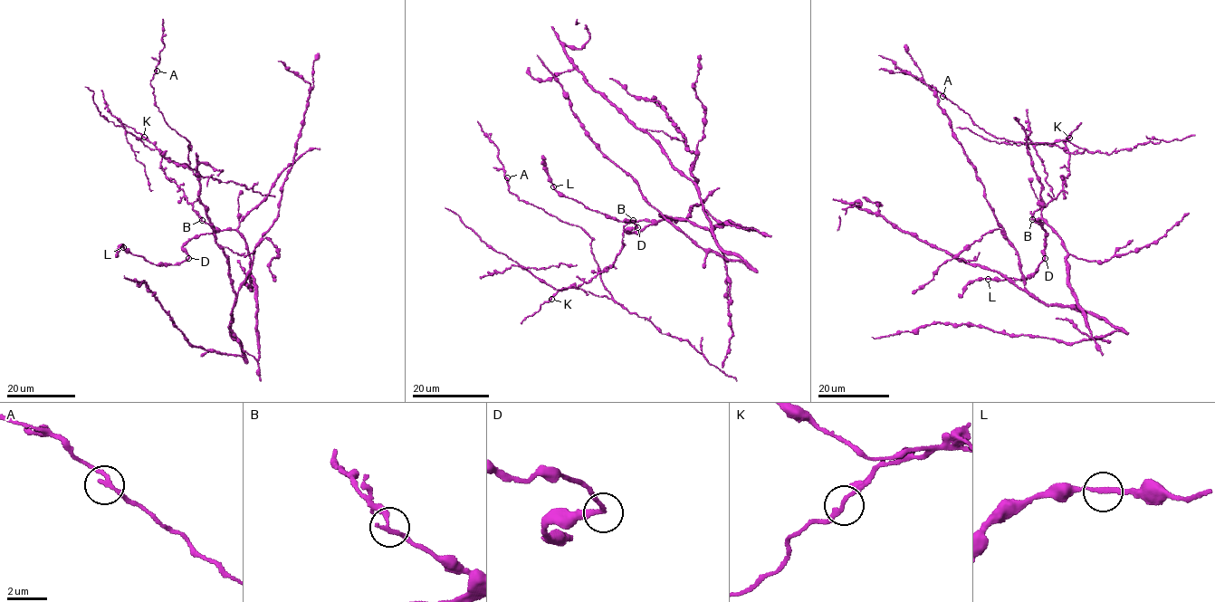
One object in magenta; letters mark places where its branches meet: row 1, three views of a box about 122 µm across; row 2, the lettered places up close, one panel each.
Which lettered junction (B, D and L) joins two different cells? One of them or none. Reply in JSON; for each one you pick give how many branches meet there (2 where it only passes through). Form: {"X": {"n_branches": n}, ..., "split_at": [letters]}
{"B": {"n_branches": 2}, "split_at": ["B"]}

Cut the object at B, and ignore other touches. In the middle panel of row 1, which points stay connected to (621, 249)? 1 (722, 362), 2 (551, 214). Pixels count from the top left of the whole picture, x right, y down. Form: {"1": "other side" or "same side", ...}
{"1": "other side", "2": "same side"}

